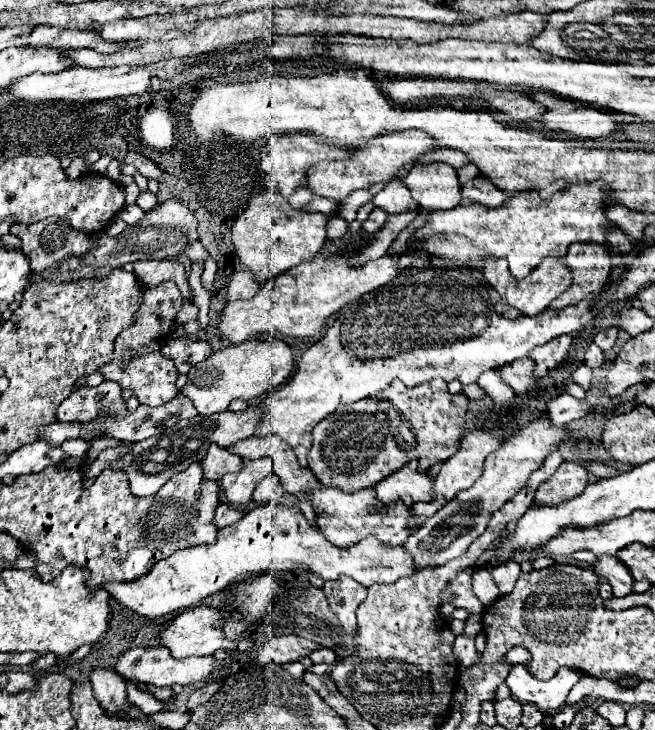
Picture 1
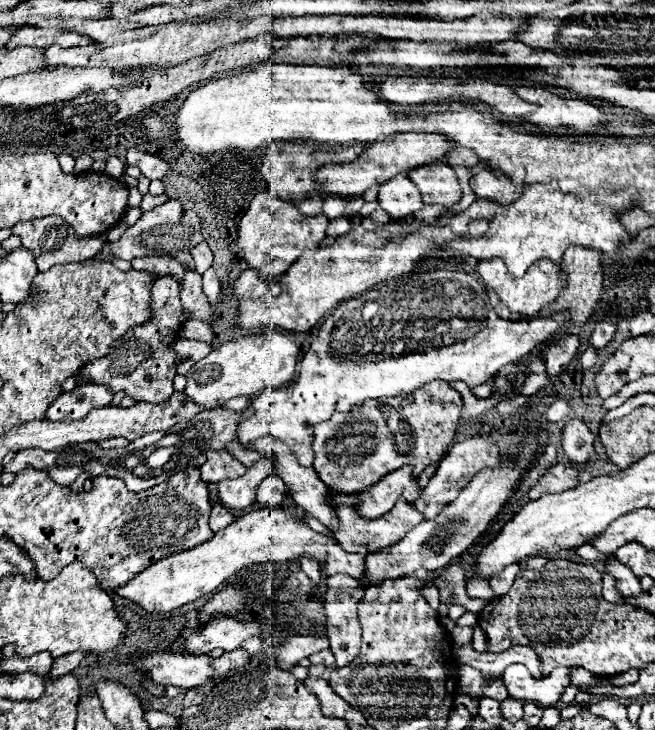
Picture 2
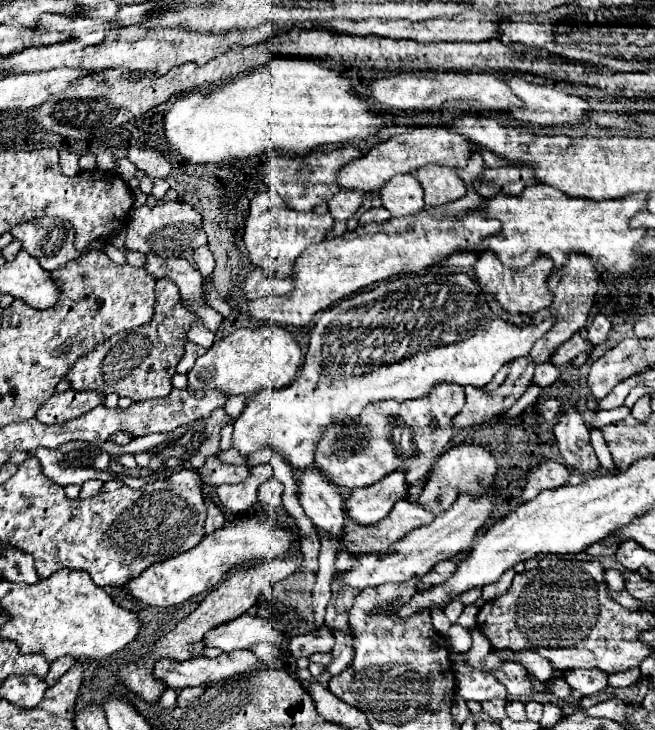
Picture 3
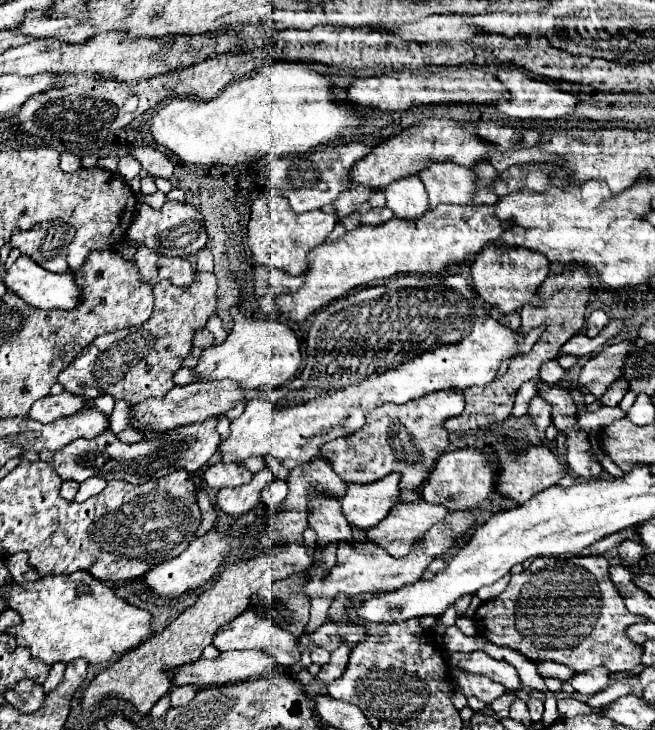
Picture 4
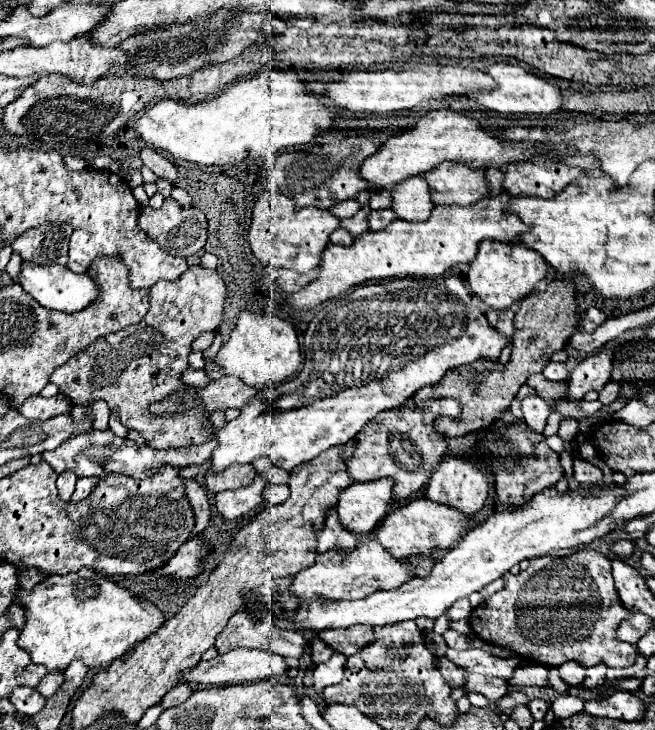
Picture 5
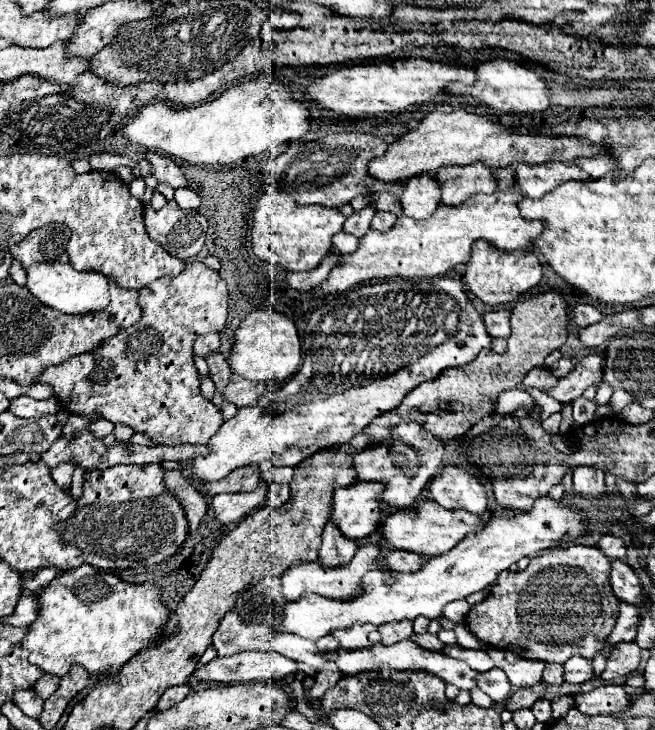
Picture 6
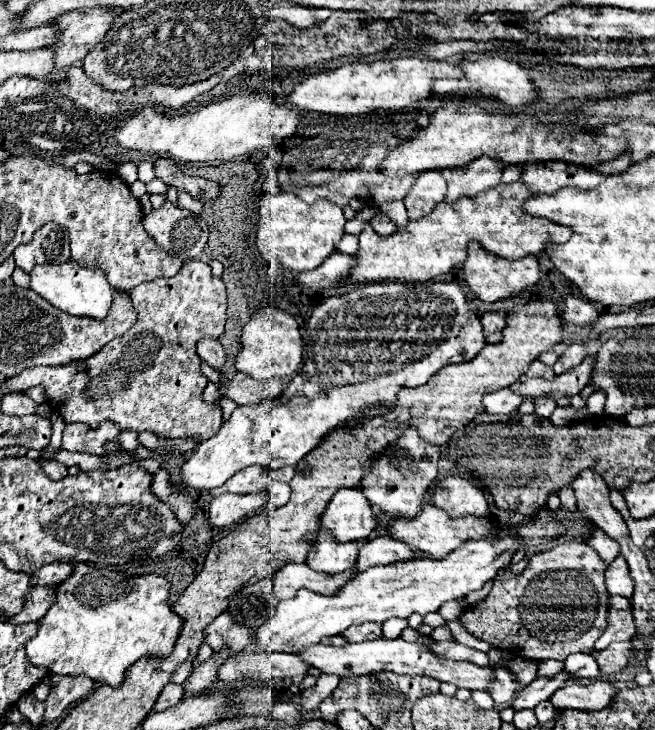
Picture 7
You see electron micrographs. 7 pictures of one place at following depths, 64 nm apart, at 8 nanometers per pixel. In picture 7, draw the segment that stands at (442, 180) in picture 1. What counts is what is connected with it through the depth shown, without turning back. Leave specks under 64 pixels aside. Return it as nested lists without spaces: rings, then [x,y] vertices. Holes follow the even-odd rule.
[[[482,156],[466,166],[442,170],[448,182],[446,202],[456,202],[458,198],[464,198],[464,196],[476,196],[478,192],[498,186],[502,178],[502,168],[504,166],[500,162],[488,156]]]

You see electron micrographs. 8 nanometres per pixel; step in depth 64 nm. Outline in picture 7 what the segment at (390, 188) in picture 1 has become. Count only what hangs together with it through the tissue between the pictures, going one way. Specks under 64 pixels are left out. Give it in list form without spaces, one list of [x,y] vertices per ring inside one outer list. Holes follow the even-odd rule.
[[[420,172],[408,196],[404,198],[408,218],[418,220],[432,212],[436,204],[440,204],[446,196],[446,180],[440,172]]]

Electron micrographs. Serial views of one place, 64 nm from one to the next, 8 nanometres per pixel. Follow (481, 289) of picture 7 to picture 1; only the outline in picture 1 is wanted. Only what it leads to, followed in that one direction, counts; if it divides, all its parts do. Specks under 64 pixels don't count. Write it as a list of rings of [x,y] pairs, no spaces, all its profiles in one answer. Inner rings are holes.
[[[490,260],[484,268],[484,278],[488,280],[490,286],[496,288],[496,292],[514,308],[518,308],[524,316],[536,316],[542,310],[546,310],[554,298],[558,298],[566,288],[570,288],[572,284],[572,272],[570,268],[560,262],[560,260],[548,260],[542,262],[536,270],[532,270],[524,280],[516,280],[510,270],[506,260]]]

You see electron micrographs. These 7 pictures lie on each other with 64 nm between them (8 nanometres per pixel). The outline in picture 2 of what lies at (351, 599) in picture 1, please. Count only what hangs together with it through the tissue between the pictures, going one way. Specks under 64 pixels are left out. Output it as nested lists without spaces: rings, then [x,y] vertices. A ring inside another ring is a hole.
[[[336,574],[326,580],[324,608],[326,608],[326,616],[328,616],[328,640],[330,640],[330,650],[336,656],[336,668],[350,664],[360,652],[362,632],[360,632],[360,624],[356,620],[356,604],[362,600],[362,596],[364,596],[364,586],[356,578]]]

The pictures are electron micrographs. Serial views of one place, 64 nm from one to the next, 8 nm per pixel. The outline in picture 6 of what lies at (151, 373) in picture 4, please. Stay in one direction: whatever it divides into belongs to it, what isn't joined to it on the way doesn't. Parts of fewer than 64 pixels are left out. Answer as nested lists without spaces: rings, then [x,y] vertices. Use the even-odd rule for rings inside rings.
[[[188,262],[176,278],[160,278],[142,288],[138,300],[144,314],[134,326],[120,330],[116,336],[100,344],[100,348],[96,348],[96,352],[92,354],[78,354],[60,366],[48,368],[40,376],[40,382],[46,382],[54,388],[58,400],[66,410],[84,416],[100,414],[114,424],[120,422],[130,426],[134,432],[144,432],[152,442],[160,446],[208,444],[208,440],[218,432],[224,420],[218,408],[210,400],[204,400],[200,396],[192,344],[200,334],[220,332],[224,328],[228,314],[226,282],[204,262]]]

